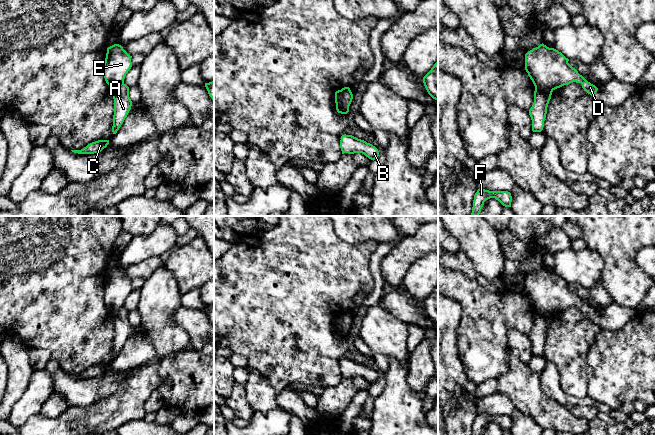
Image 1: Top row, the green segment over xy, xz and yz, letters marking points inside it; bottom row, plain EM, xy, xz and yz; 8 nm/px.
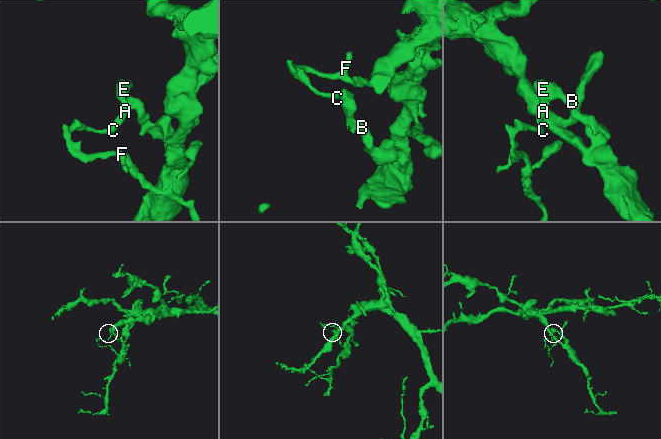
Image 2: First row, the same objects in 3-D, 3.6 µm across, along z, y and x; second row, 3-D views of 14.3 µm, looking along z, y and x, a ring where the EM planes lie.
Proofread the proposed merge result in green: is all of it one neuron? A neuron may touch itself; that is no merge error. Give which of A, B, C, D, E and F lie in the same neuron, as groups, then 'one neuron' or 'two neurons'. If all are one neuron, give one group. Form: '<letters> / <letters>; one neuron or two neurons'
A C F / B D E; two neurons

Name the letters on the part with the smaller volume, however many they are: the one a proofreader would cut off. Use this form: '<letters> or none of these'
A, C, F

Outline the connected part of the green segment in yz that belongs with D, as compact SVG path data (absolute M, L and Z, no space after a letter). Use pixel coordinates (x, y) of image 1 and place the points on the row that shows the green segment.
M542 43L525 54L525 70L535 87L555 90L576 82L581 83L582 88L595 98L598 88L580 75L568 61L561 52Z

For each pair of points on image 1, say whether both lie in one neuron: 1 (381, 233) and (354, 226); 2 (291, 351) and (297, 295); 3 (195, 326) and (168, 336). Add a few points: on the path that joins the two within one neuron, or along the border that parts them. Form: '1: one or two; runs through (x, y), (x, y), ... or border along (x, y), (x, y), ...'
1: one; runs through (374, 229), (361, 229)
2: one; runs through (291, 337), (291, 309)
3: two; border along (179, 307), (171, 321), (187, 333), (191, 344)

